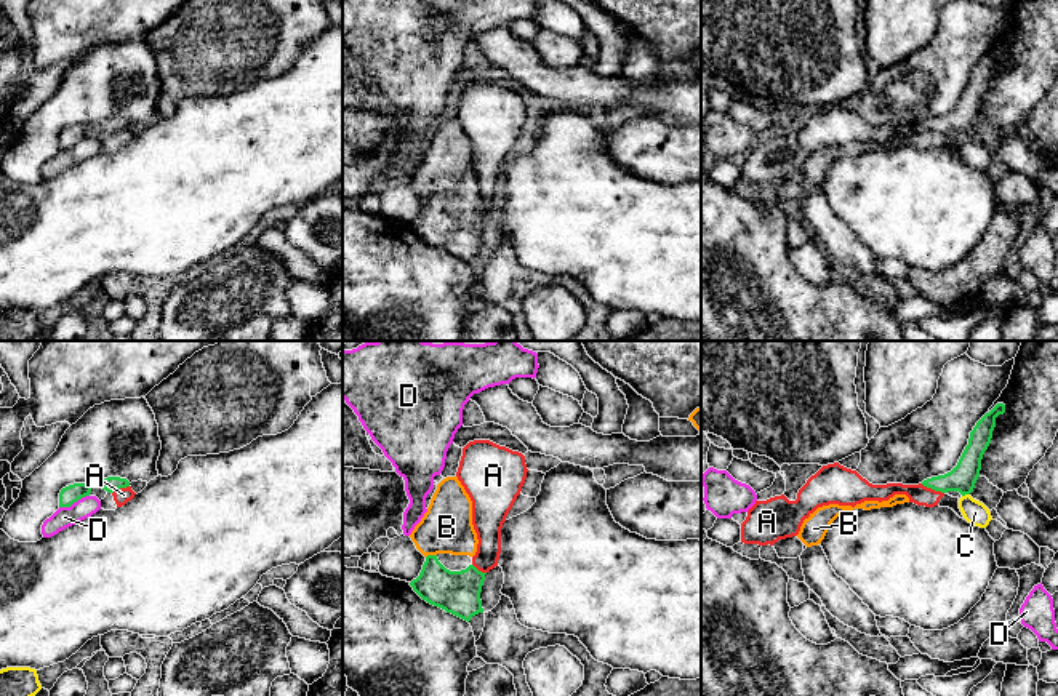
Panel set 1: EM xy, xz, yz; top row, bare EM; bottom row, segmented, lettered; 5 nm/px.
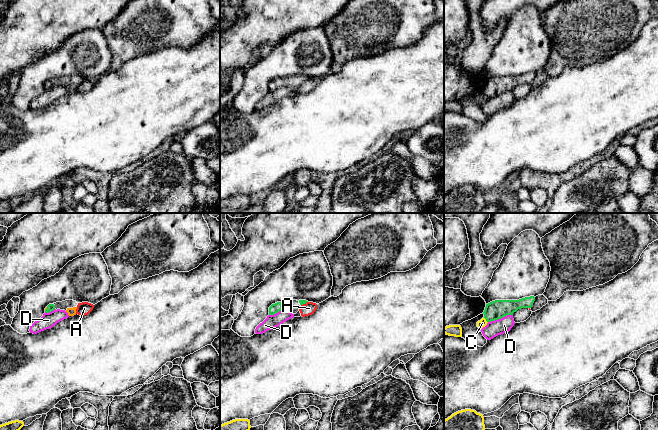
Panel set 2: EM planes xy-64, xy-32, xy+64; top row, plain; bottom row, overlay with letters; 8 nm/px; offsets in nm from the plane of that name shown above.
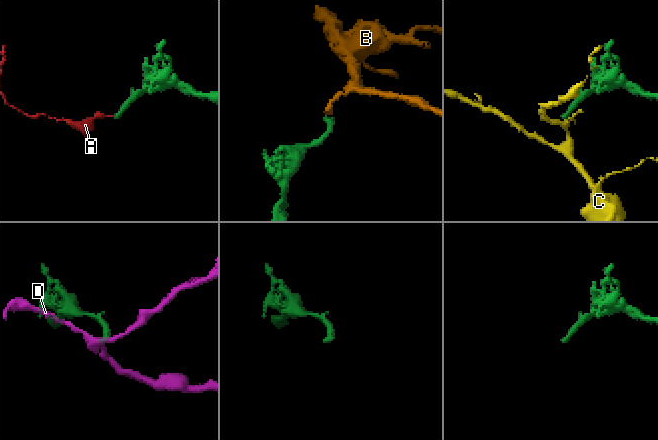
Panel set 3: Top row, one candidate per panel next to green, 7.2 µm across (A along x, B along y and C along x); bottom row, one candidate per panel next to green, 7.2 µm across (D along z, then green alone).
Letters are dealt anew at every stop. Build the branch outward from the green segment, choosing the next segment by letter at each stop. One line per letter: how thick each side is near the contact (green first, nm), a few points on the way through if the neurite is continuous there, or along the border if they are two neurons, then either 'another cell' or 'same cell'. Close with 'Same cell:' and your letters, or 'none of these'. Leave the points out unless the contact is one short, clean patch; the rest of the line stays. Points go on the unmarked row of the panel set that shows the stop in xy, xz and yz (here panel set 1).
A: calibres 140 and 100 nm; border yz (921, 125), (943, 135); another cell
B: calibres 220 and 260 nm; way xz (458, 234), (431, 207), (431, 197), (431, 184), (447, 168); same cell
C: calibres 140 and 120 nm; border yz (969, 135), (962, 138); another cell
D: calibres 90 and 110 nm; border xy (88, 136), (69, 148), (60, 149); another cell
Same cell: B

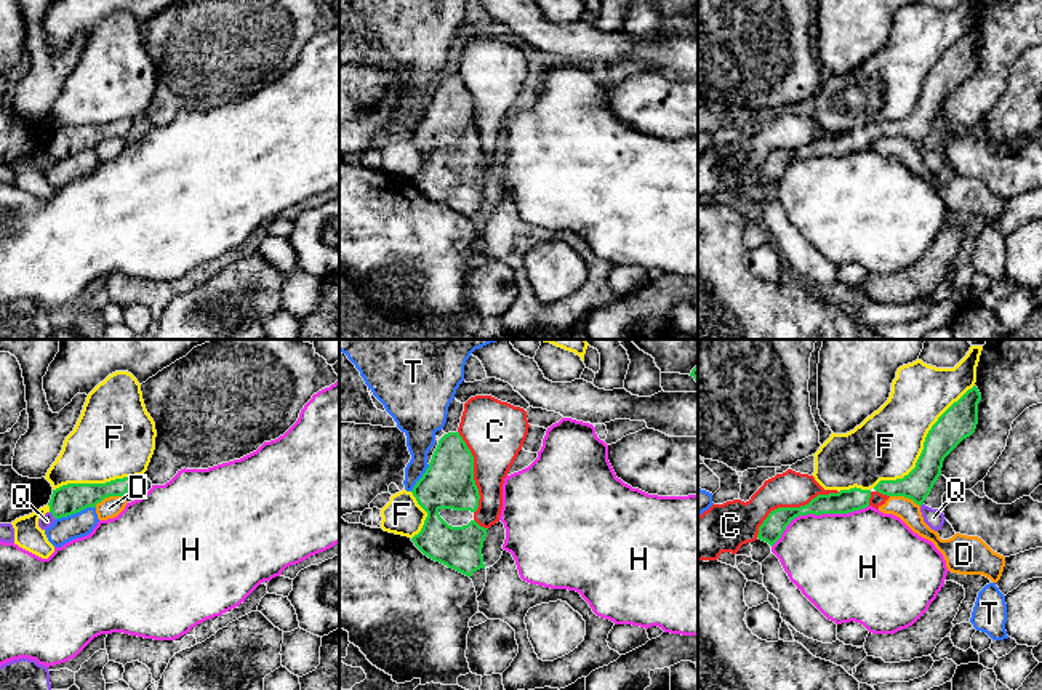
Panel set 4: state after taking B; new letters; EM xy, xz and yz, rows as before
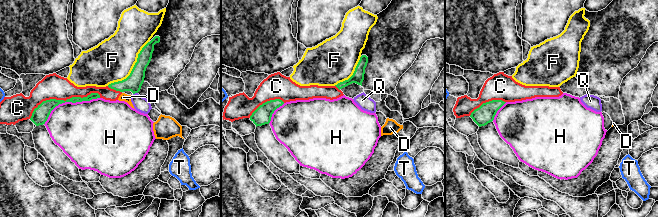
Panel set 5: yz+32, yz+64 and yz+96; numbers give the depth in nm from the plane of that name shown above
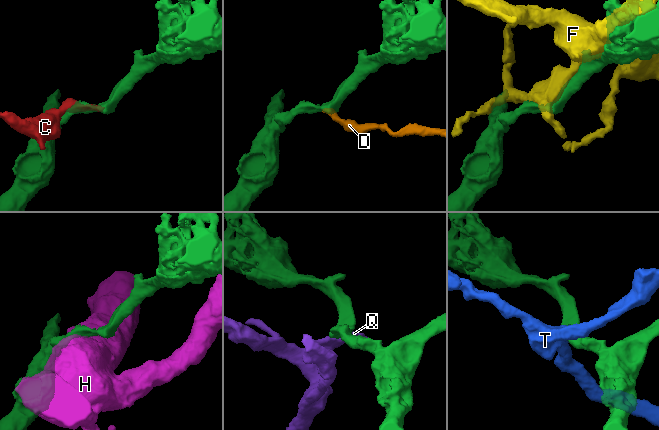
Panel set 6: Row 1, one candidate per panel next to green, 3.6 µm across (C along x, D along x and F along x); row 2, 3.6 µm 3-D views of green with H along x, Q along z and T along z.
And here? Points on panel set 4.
C: calibres 120 and 180 nm; another cell
D: calibres 150 and 110 nm; border yz (890, 136), (908, 138), (919, 148); another cell
F: calibres 180 and 340 nm; another cell
H: calibres 120 and 460 nm; another cell
Q: calibres 150 and 70 nm; border xy (50, 152), (55, 160); another cell
T: calibres 150 and 130 nm; another cell
Same cell: none of these

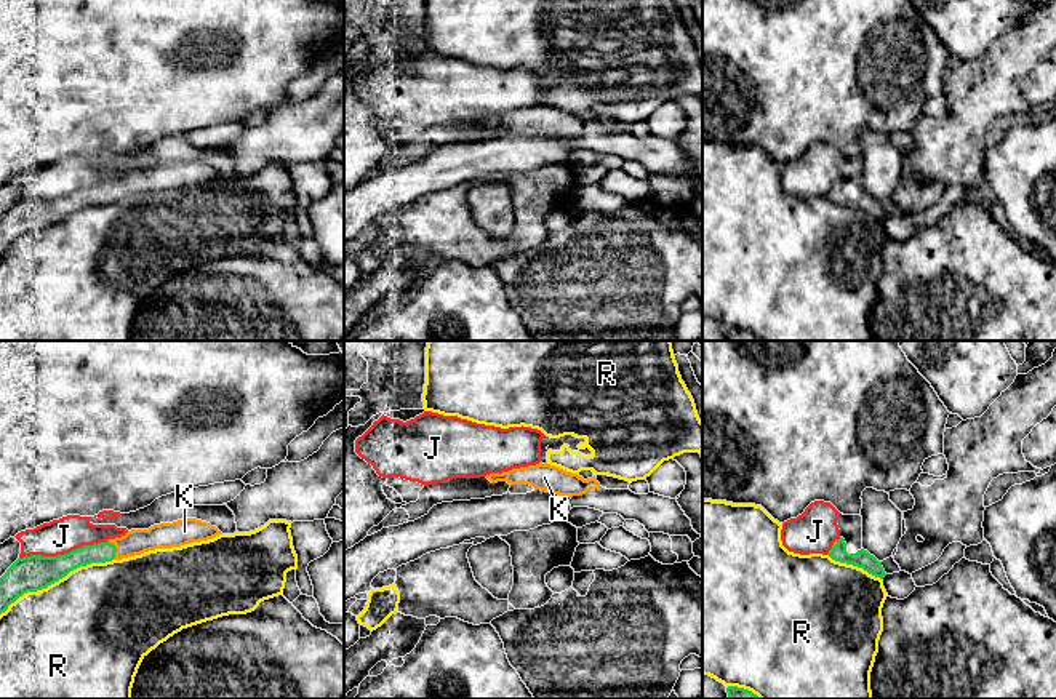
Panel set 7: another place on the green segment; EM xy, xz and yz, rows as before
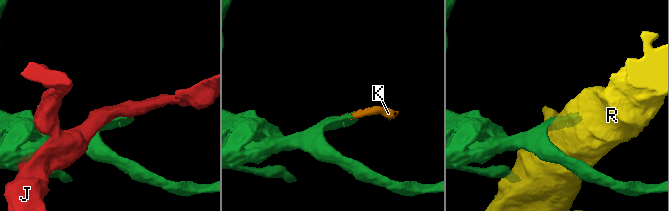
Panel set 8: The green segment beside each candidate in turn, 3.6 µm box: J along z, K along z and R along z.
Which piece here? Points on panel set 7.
J: calibres 180 and 180 nm; another cell
K: calibres 100 and 130 nm; way xy (101, 194), (116, 191), (159, 178); same cell
R: calibres 180 and 500 nm; another cell
Same cell: K

